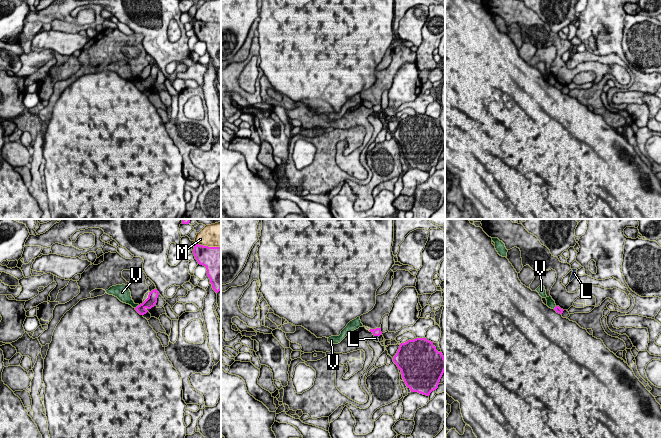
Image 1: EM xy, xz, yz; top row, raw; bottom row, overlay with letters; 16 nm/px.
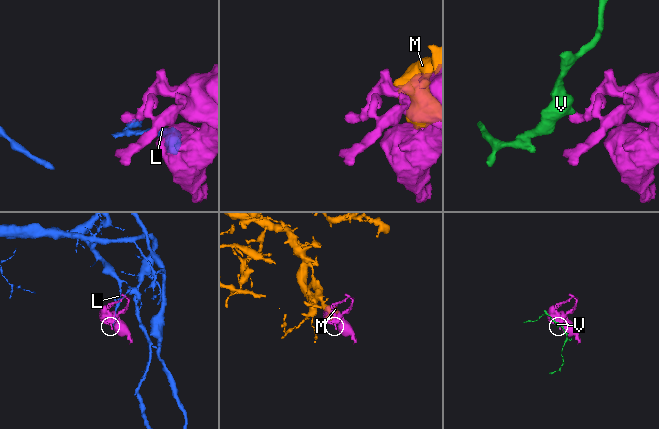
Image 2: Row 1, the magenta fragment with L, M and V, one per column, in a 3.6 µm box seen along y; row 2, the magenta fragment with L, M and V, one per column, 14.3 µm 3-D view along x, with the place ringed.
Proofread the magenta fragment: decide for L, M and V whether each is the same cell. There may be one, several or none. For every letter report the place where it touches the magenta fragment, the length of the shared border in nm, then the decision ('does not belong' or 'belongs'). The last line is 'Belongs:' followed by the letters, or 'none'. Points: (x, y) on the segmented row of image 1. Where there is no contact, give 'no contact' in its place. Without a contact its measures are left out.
L: contact xz (376, 335); length 80 nm; does not belong
M: contact xy (207, 246); length 400 nm; does not belong
V: contact xy (137, 306); length 100 nm; does not belong
Belongs: none

